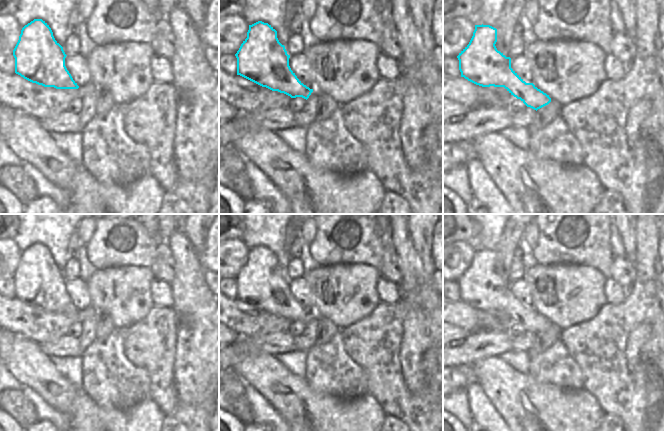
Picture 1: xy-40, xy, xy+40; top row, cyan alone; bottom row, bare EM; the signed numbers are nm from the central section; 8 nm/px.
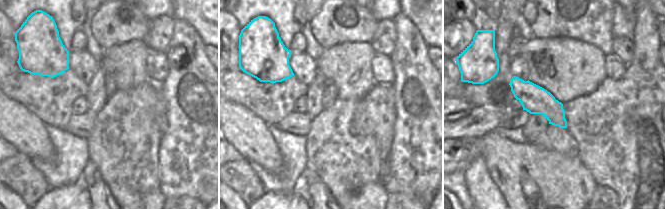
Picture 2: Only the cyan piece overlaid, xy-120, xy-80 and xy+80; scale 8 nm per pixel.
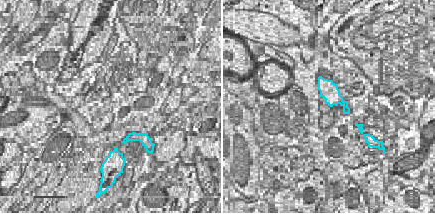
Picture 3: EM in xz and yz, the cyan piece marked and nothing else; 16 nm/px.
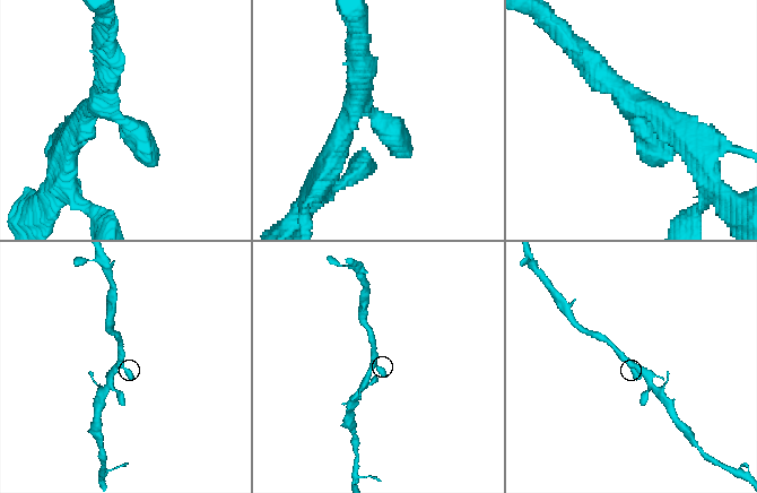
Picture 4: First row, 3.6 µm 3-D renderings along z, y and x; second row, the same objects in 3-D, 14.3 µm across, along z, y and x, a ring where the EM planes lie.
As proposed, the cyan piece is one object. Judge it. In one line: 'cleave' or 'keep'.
keep

